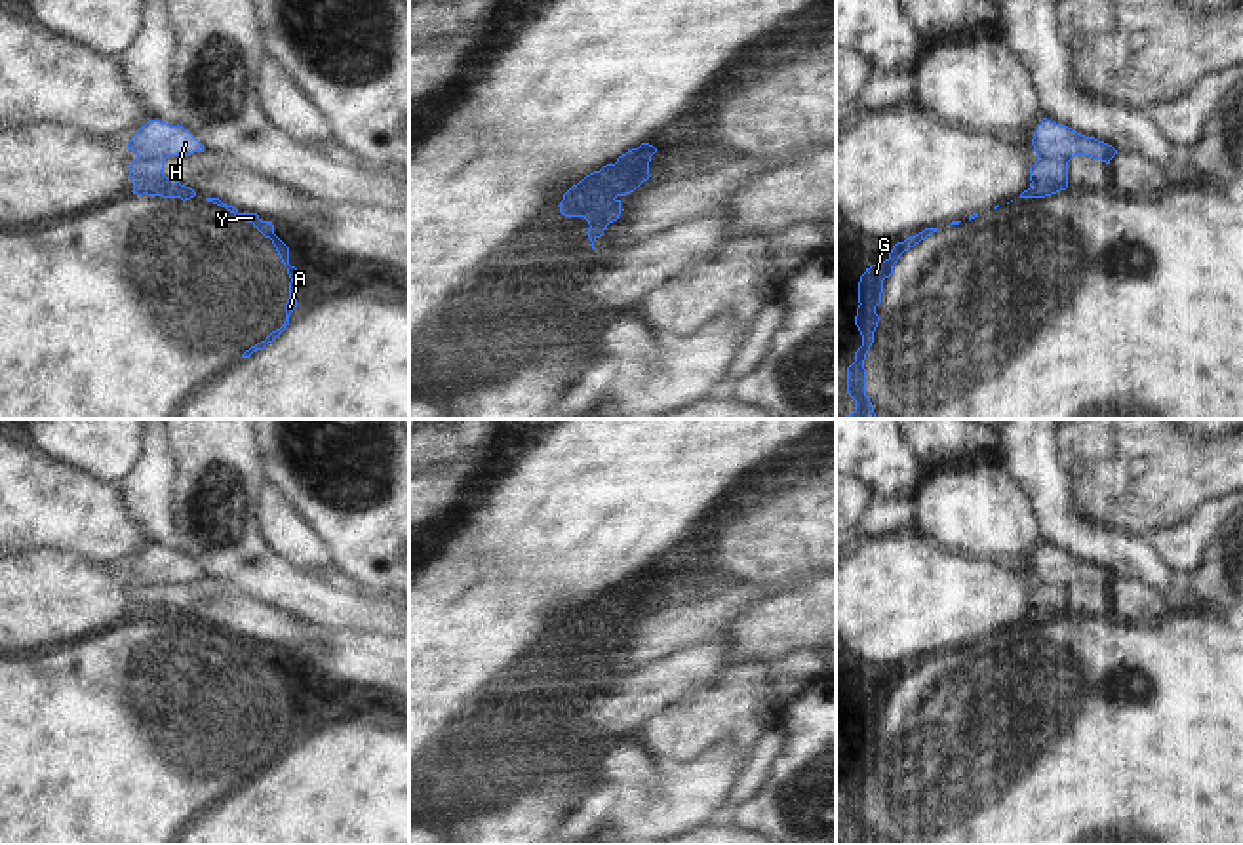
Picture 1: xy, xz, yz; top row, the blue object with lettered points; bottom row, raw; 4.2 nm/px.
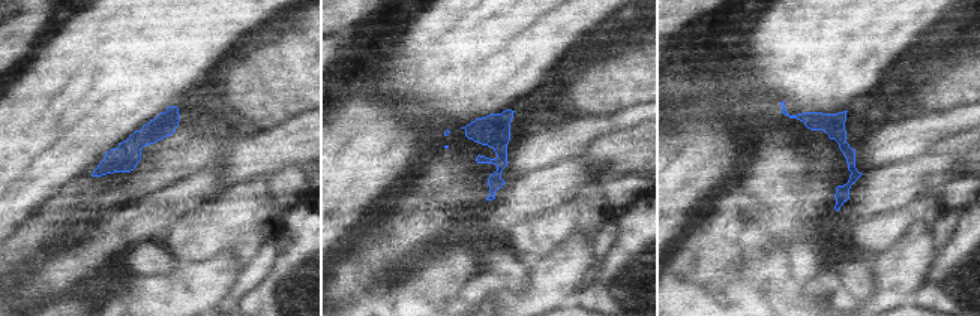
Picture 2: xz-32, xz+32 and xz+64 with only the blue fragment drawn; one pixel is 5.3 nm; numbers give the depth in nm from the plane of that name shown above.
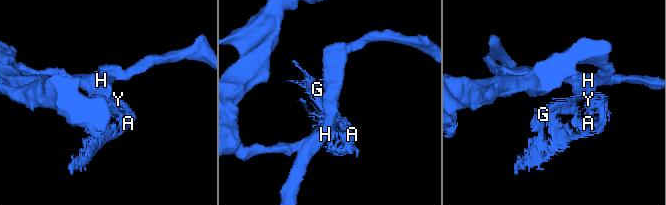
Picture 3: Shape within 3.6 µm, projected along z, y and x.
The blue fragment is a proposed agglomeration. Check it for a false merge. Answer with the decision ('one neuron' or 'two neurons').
two neurons

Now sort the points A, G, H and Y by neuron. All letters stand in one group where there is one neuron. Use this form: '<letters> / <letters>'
A G Y / H

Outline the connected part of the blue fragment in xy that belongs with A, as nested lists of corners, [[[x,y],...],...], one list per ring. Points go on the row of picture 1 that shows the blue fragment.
[[[206,198],[207,202],[213,202],[227,211],[234,213],[236,219],[244,219],[251,223],[265,238],[270,238],[284,266],[287,268],[287,274],[291,278],[289,282],[289,299],[286,303],[286,322],[280,329],[272,331],[265,341],[257,343],[249,350],[242,354],[242,358],[249,358],[253,352],[263,350],[268,343],[272,343],[287,325],[289,325],[289,314],[297,308],[297,268],[289,265],[289,247],[274,234],[272,221],[261,221],[257,213],[240,213],[234,206],[223,204],[219,198]]]

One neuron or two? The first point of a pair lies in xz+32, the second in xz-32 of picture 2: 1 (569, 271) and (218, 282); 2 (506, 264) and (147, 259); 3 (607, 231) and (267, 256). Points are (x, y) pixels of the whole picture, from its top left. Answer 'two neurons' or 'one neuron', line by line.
1: one neuron
2: one neuron
3: one neuron

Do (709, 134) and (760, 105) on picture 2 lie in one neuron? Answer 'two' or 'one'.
two

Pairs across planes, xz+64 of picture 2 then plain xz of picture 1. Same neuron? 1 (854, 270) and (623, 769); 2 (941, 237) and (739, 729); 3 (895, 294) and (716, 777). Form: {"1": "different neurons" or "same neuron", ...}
{"1": "same neuron", "2": "different neurons", "3": "same neuron"}

